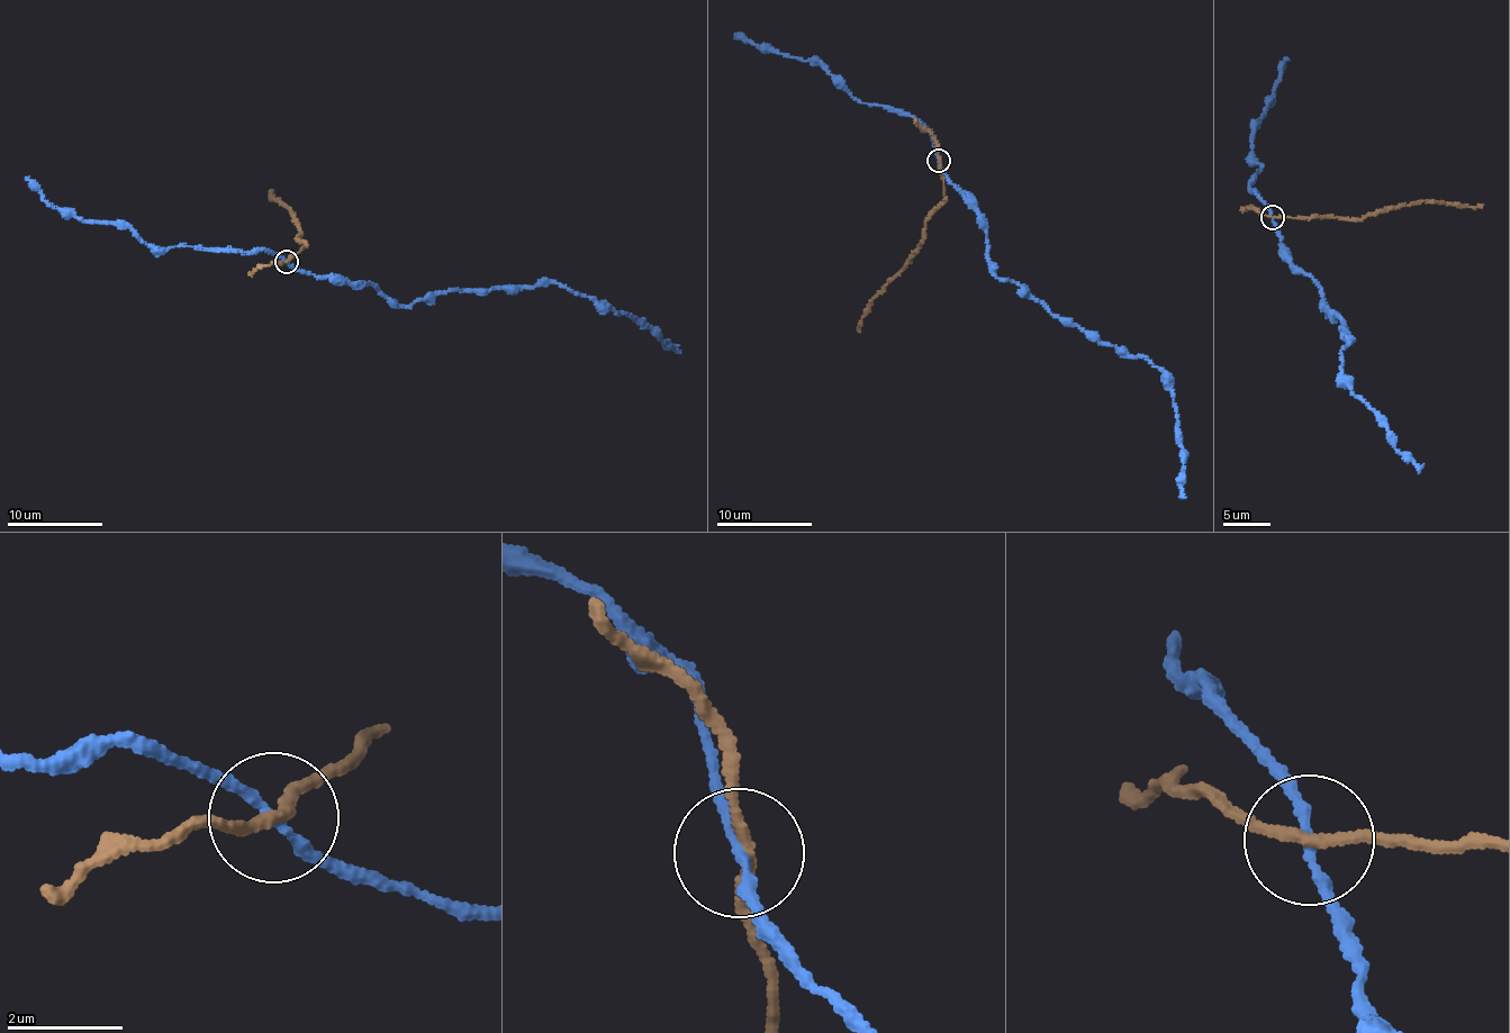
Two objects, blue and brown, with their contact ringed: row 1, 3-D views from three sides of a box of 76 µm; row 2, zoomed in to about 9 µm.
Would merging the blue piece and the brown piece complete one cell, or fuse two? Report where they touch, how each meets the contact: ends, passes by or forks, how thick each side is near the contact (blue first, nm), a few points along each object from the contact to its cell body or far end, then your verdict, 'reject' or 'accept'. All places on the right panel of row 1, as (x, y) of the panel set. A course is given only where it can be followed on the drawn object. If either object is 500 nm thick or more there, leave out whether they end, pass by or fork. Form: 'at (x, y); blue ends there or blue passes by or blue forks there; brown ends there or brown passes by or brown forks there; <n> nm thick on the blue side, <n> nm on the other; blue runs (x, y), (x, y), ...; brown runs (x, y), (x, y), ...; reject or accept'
at (1272, 217); blue passes by; brown passes by; 160 nm thick on the blue side, 170 nm on the other; blue runs (1273, 216), (1294, 269), (1344, 320), (1340, 365), (1355, 395), (1421, 465); brown runs (1271, 216), (1362, 221), (1429, 200), (1467, 207), (1483, 205); reject

